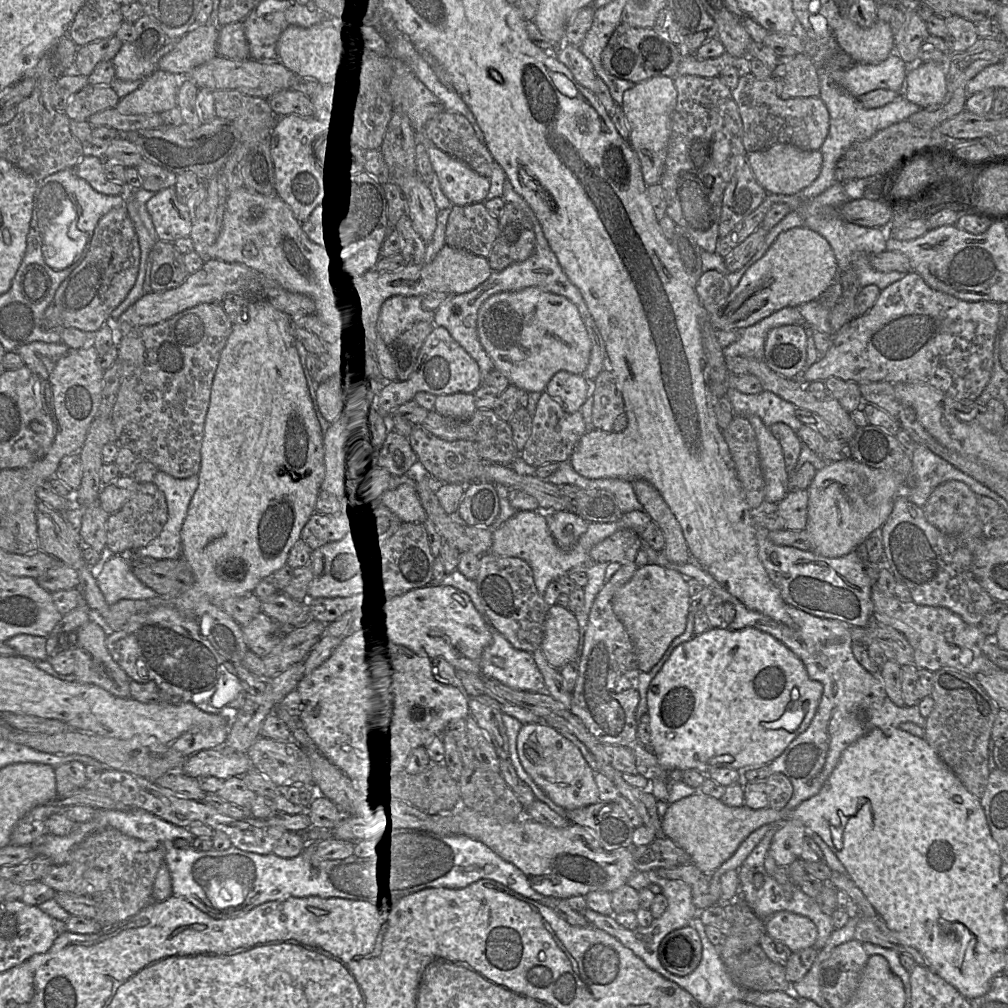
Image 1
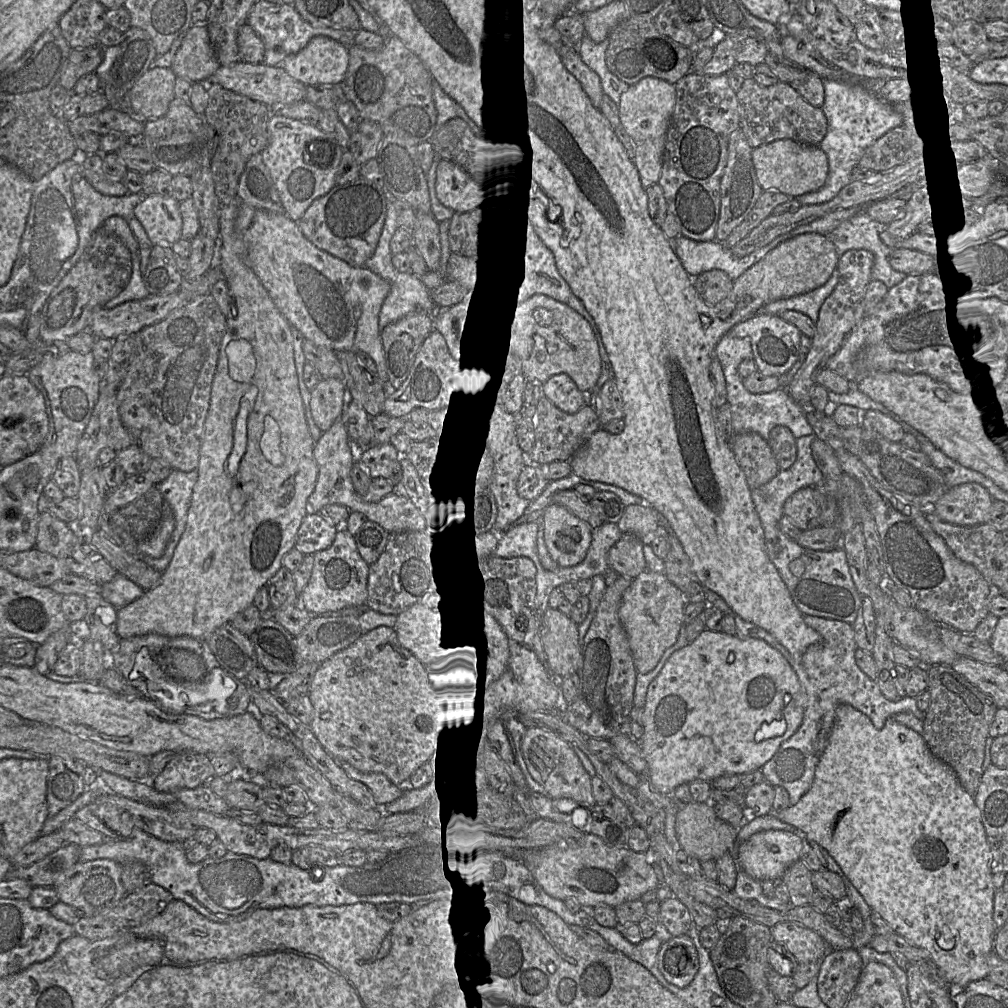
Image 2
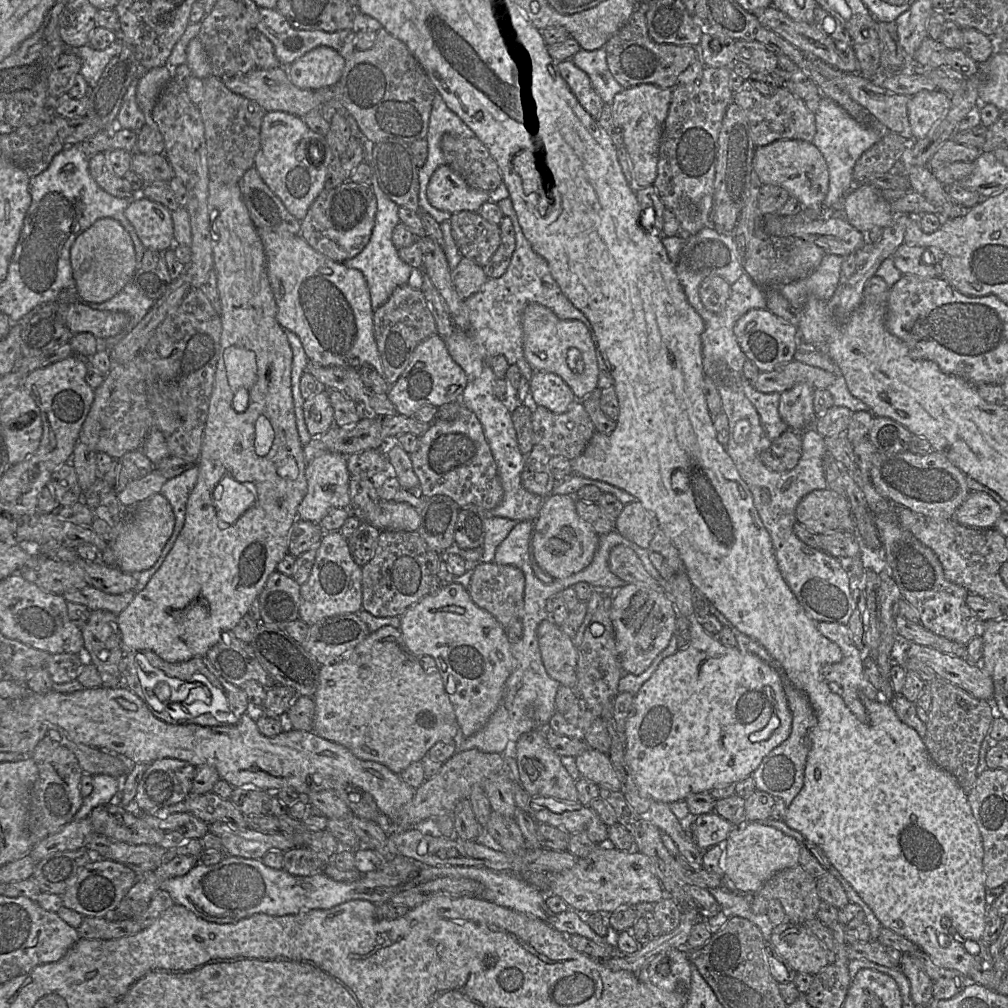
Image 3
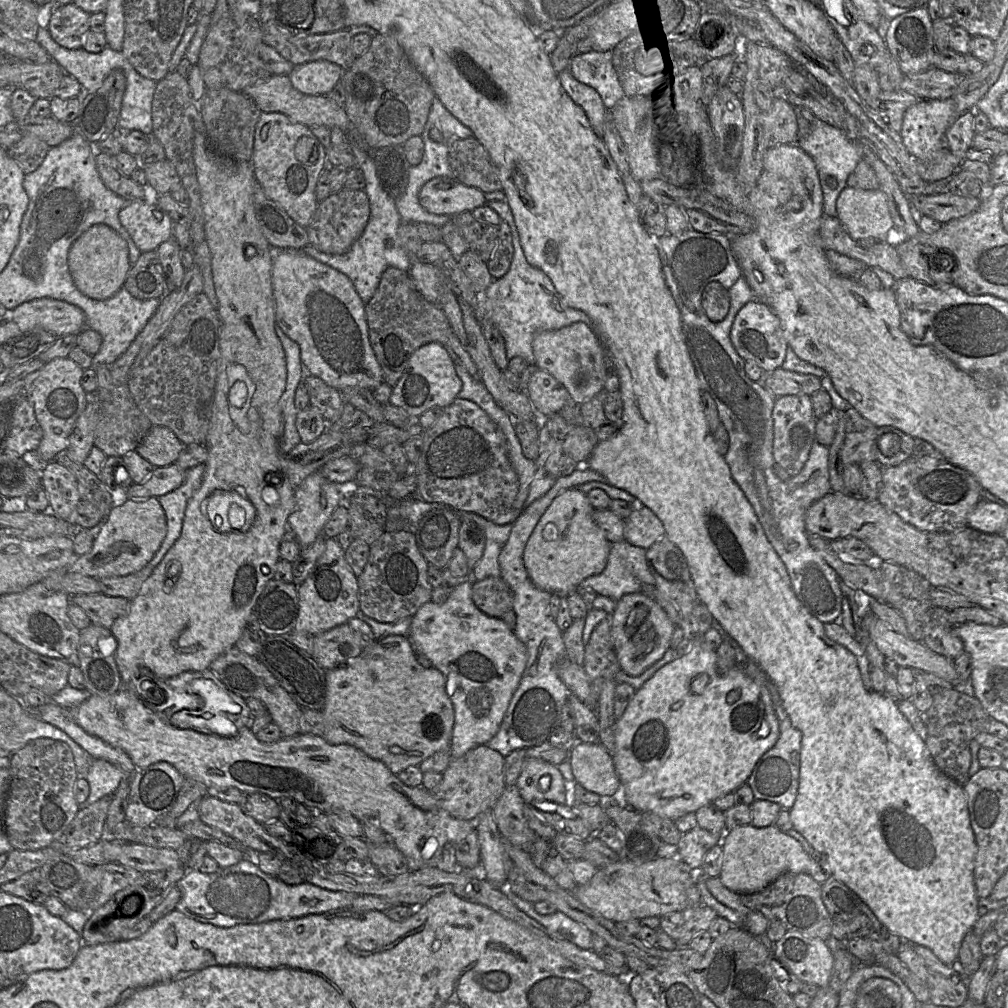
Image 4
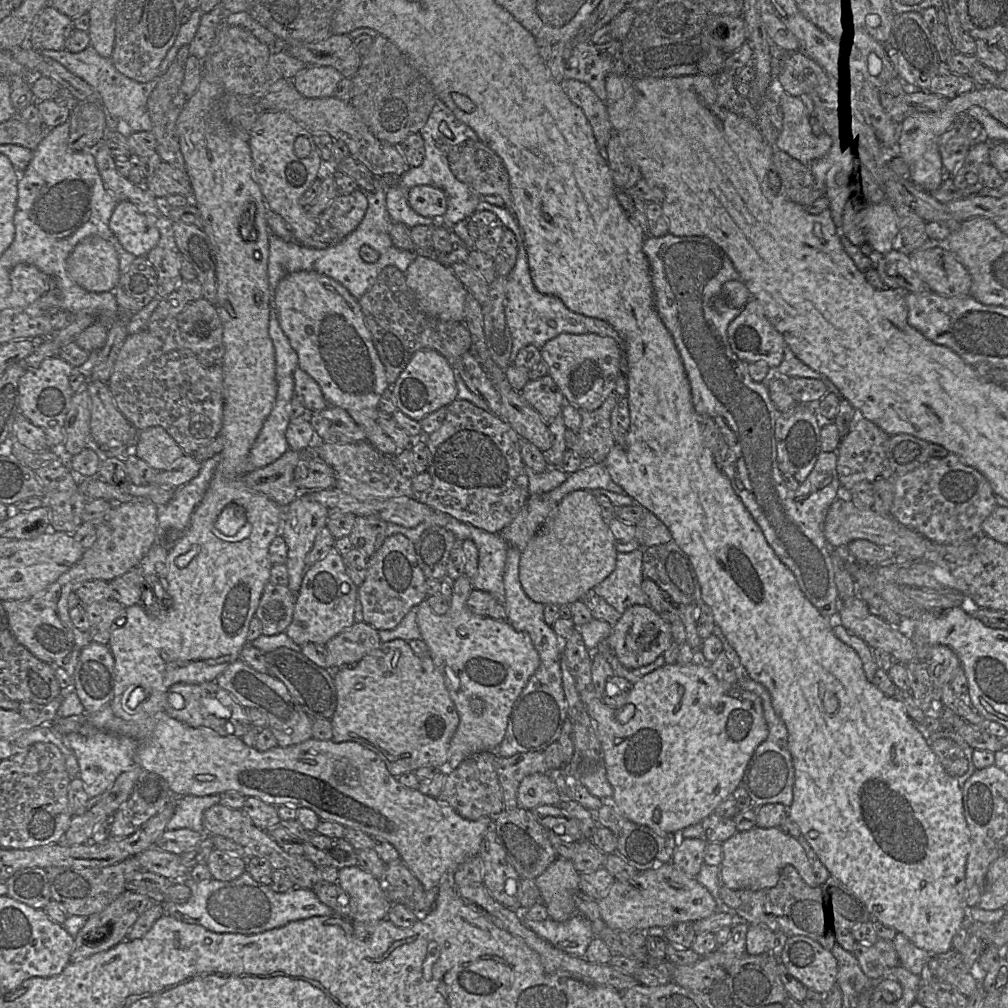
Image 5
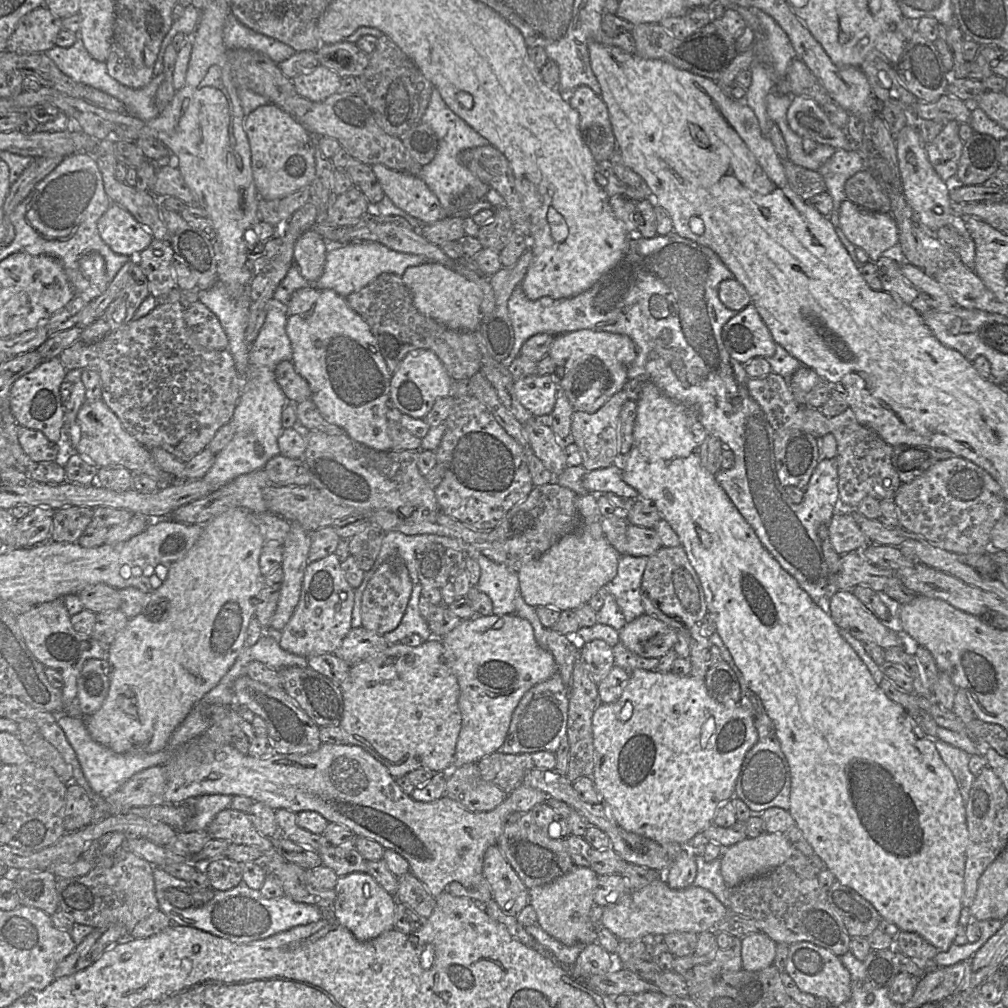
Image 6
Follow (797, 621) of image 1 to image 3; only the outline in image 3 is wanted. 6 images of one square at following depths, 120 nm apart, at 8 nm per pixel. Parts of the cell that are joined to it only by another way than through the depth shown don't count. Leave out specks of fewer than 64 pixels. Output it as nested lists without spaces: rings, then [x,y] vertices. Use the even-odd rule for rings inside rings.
[[[819,622],[818,629],[826,638],[836,643],[842,651],[840,662],[822,667],[822,678],[845,699],[865,697],[877,701],[879,691],[868,680],[864,671],[864,652],[854,644],[848,626]],[[732,626],[730,629],[733,631],[733,633],[735,633],[735,638],[738,645],[737,647],[741,651],[758,656],[777,672],[777,674],[780,676],[787,697],[788,706],[792,713],[792,728],[790,736],[786,741],[764,757],[759,767],[751,776],[755,781],[758,791],[763,791],[772,795],[774,798],[782,799],[789,807],[791,802],[801,791],[804,784],[807,758],[811,750],[811,733],[817,724],[817,718],[807,695],[803,691],[797,689],[789,680],[782,666],[773,657],[773,655],[756,640],[743,634],[734,626]]]

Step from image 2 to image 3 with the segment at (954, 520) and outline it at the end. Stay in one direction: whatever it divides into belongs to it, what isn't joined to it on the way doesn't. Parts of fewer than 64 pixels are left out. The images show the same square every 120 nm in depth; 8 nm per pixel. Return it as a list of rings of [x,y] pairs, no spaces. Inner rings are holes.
[[[971,491],[968,498],[955,511],[954,519],[967,527],[992,528],[1002,513],[1000,504],[989,494]]]

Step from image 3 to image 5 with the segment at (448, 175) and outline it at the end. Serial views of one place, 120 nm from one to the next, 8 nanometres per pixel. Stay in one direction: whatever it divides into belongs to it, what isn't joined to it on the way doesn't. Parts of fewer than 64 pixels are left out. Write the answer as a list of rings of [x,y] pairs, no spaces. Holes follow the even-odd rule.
[[[417,185],[408,193],[408,203],[419,215],[442,219],[447,209],[447,198],[443,190],[430,185]]]

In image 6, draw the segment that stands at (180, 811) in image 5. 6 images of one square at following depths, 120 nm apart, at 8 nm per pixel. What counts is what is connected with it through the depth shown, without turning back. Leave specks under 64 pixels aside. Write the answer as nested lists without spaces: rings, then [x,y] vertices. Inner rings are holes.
[[[201,795],[189,802],[193,807],[193,816],[181,832],[207,831],[214,817],[222,810],[230,807],[232,796],[235,795]]]

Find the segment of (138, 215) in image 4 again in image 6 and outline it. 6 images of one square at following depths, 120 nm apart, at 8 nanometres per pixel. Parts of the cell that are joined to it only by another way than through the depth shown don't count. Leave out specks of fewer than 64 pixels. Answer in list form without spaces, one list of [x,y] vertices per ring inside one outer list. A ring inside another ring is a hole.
[[[111,204],[97,223],[102,240],[116,254],[135,259],[154,240],[152,234],[133,215],[117,204]]]

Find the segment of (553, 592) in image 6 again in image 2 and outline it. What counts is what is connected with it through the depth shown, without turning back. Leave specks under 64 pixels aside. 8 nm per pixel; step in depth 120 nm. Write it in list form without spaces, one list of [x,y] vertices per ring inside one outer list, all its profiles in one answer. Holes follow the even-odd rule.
[[[552,502],[543,512],[544,541],[560,567],[584,560],[592,542],[593,528],[562,505]]]

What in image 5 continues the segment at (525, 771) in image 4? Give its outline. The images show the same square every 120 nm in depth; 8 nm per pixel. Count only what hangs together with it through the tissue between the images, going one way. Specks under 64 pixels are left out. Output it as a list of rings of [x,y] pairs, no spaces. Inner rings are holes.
[[[534,773],[523,778],[517,791],[517,805],[532,810],[539,805],[556,805],[561,801],[557,785],[547,773]]]

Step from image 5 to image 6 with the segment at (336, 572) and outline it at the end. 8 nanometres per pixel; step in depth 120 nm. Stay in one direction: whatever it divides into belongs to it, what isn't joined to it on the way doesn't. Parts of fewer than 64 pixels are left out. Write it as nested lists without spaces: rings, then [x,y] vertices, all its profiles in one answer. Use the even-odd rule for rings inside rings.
[[[335,552],[318,561],[309,562],[298,604],[282,630],[280,646],[290,653],[306,658],[322,653],[335,653],[352,629],[354,598],[355,590],[348,583]]]

